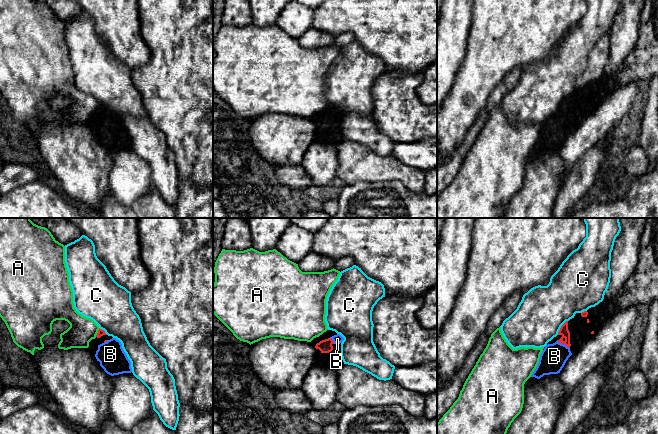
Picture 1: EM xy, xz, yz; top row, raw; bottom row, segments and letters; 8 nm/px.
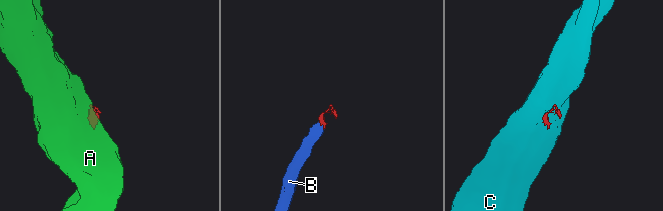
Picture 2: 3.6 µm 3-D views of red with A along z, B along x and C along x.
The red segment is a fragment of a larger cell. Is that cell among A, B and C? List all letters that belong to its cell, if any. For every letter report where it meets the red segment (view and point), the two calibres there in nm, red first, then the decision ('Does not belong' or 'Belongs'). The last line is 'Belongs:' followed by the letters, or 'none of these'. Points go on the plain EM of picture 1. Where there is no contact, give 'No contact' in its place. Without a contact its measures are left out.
A: Touches red at xy (98, 108). Thickness 50 nm (red) against 220 nm. Does not belong
B: Touches red at yz (563, 119). Thickness 70 nm (red) against 200 nm. Belongs
C: Touches red at yz (561, 103). Thickness 70 nm (red) against 380 nm. Does not belong
Belongs: B

